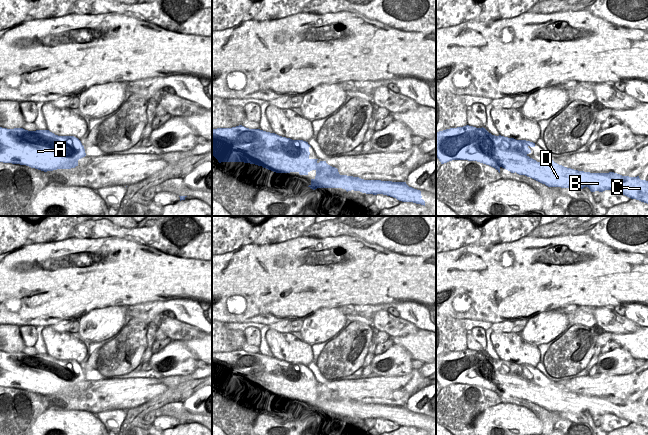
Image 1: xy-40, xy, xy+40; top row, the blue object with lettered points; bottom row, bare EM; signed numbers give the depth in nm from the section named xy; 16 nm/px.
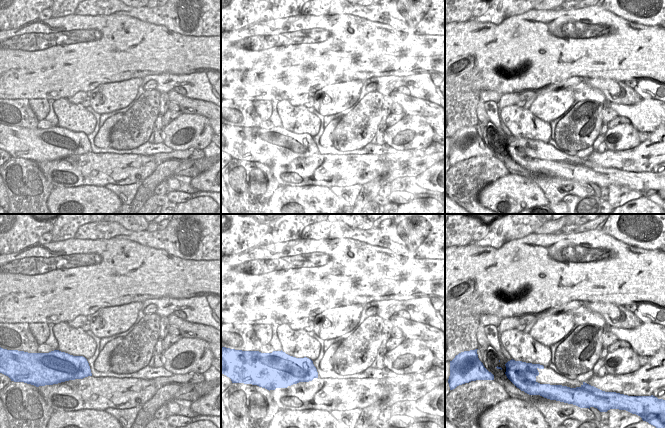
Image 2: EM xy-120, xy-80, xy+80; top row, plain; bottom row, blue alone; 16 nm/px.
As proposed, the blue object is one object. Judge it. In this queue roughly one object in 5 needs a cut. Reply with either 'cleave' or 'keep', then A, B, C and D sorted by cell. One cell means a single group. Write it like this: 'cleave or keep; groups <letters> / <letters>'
keep; groups A B C D

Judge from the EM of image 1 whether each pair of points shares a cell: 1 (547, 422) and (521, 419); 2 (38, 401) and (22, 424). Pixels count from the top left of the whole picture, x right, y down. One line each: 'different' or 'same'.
1: different
2: same

